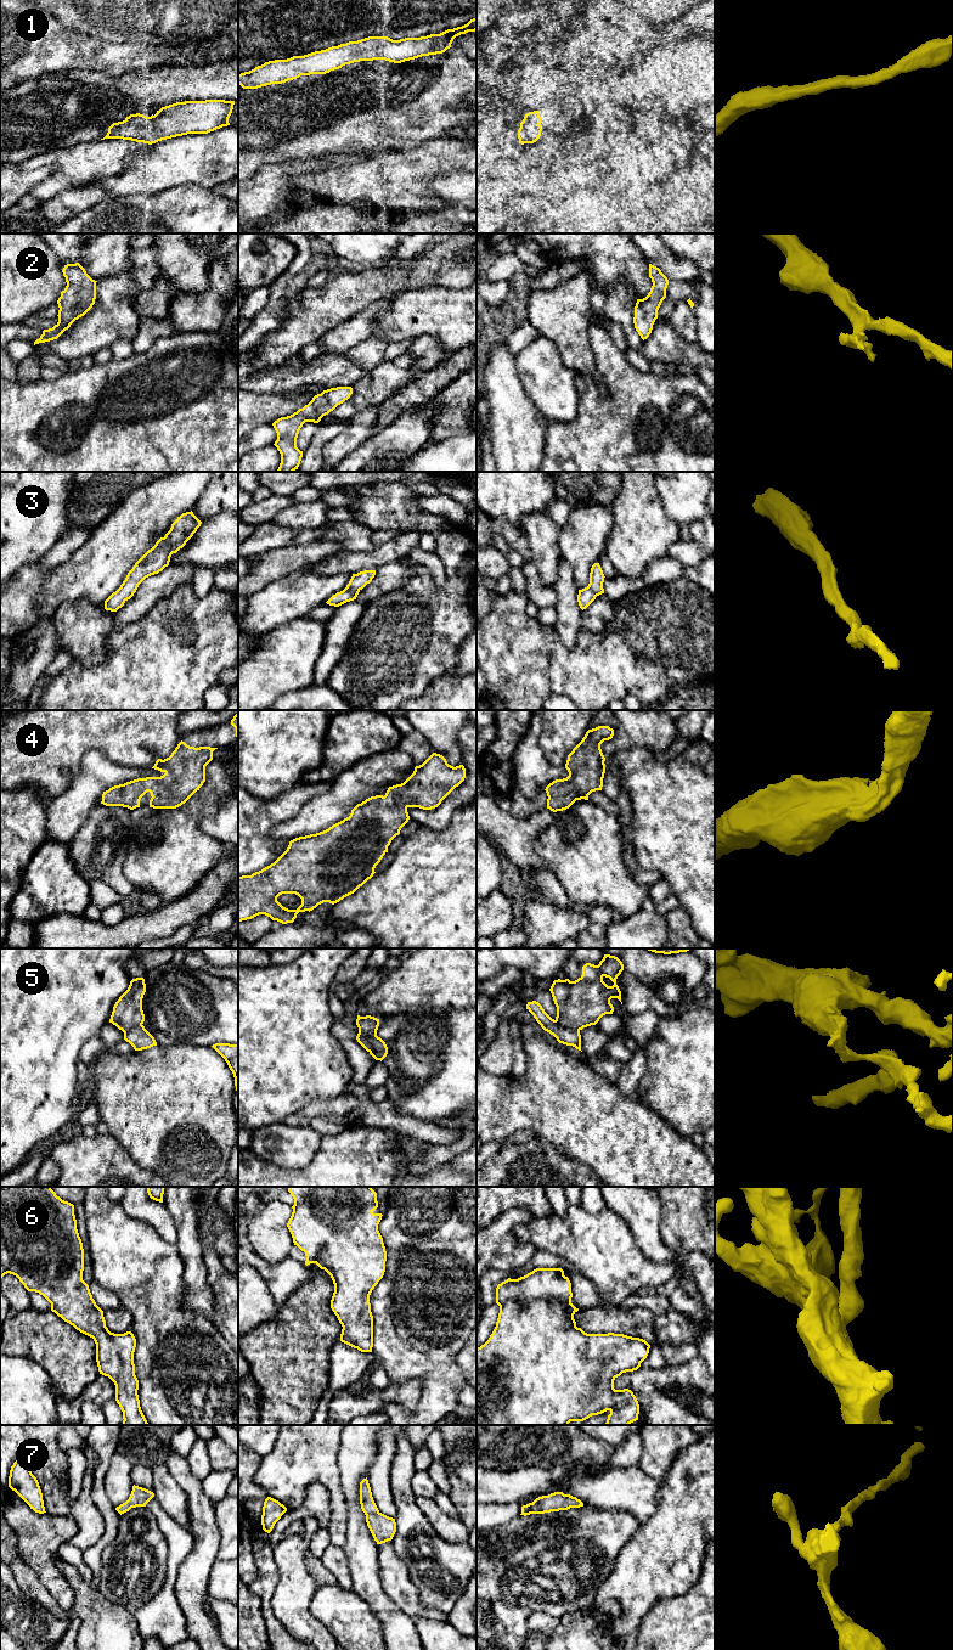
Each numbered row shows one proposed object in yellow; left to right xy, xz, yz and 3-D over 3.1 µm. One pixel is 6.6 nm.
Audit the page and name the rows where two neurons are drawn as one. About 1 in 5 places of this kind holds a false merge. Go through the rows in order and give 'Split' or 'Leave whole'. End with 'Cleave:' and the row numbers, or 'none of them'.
1: Leave whole
2: Leave whole
3: Leave whole
4: Leave whole
5: Split
6: Leave whole
7: Leave whole
Cleave: 5

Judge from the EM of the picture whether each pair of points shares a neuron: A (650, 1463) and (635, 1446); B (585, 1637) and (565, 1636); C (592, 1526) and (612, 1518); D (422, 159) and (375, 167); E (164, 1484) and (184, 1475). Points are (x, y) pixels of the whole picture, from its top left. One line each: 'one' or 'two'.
A: two
B: one
C: one
D: one
E: two

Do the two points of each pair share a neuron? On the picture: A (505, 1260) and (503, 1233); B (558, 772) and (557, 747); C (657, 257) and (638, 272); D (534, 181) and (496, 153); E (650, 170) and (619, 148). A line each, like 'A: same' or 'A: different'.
A: same
B: different
C: different
D: different
E: same

